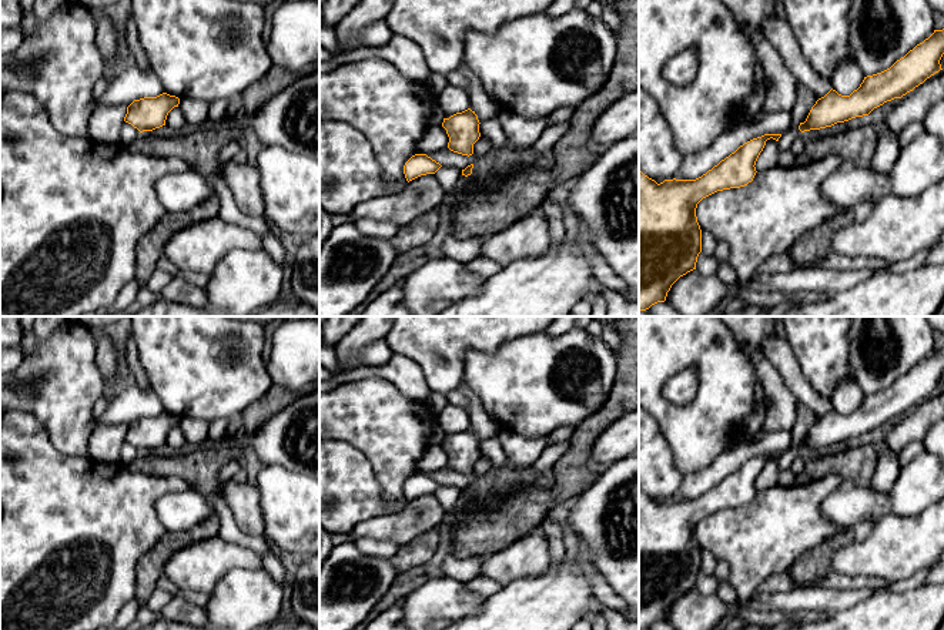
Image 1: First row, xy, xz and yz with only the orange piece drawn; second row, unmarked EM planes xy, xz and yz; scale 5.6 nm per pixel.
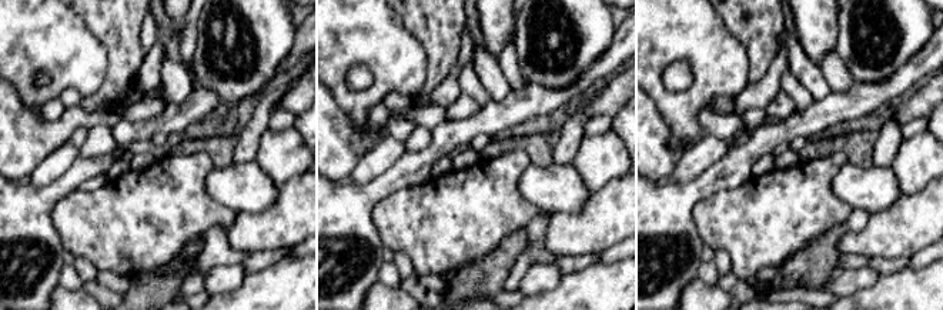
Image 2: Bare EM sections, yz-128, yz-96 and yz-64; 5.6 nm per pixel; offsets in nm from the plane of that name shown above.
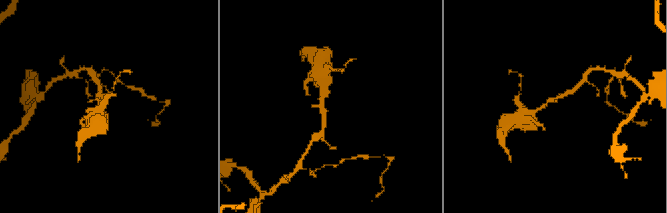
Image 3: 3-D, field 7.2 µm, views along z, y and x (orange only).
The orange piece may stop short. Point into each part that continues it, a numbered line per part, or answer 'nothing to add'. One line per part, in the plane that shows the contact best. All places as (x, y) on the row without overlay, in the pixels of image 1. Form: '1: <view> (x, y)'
nothing to add

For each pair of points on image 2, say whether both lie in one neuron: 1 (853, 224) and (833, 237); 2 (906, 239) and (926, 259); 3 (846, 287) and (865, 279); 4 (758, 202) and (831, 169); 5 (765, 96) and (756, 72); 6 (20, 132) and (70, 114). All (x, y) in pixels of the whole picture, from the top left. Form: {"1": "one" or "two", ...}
{"1": "two", "2": "two", "3": "one", "4": "one", "5": "two", "6": "one"}

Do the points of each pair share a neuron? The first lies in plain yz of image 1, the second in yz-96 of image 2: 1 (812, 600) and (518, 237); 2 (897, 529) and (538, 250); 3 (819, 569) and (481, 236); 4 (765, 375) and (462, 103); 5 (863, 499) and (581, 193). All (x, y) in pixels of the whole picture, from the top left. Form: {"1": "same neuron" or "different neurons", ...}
{"1": "different neurons", "2": "different neurons", "3": "different neurons", "4": "same neuron", "5": "same neuron"}

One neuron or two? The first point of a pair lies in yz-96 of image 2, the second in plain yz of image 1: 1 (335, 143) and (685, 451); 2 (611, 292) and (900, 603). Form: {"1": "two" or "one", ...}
{"1": "two", "2": "one"}

